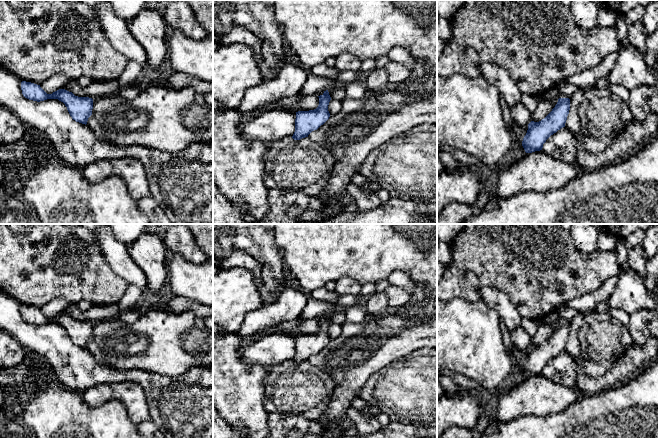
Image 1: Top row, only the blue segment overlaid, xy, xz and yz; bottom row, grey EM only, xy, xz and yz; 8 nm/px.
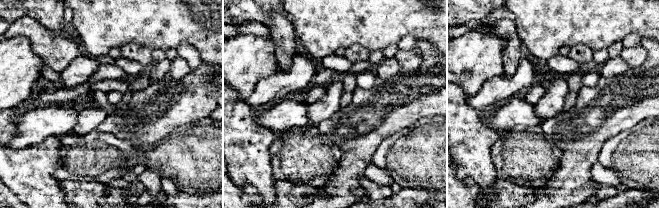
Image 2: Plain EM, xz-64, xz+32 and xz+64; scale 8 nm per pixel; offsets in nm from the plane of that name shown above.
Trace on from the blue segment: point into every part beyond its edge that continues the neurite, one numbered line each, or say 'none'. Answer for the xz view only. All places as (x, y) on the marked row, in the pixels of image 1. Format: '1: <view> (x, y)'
none

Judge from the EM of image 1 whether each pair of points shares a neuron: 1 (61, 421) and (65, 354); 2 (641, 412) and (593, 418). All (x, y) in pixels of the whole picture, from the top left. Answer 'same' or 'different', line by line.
1: different
2: same

